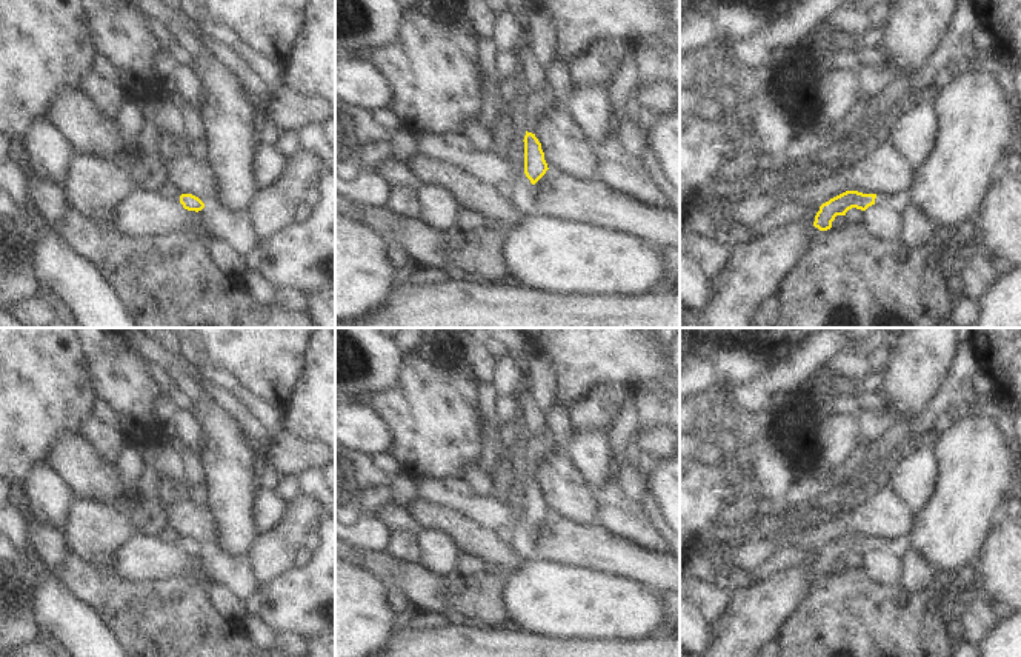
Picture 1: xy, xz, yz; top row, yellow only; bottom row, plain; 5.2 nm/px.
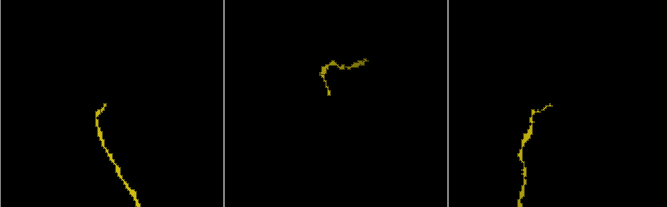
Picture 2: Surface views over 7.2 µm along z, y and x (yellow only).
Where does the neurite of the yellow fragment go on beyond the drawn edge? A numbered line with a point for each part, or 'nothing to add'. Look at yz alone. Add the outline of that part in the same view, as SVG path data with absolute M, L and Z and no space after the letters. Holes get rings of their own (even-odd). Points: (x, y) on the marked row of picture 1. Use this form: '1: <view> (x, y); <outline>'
1: yz (901, 202); M876 195L875 203L889 203L896 206L900 211L906 212L912 205L912 195L896 195L896 197L886 197L886 195Z

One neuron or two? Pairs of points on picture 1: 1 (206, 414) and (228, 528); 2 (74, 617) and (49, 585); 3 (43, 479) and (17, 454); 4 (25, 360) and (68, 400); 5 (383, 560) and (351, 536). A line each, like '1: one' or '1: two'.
1: one
2: one
3: two
4: one
5: two

